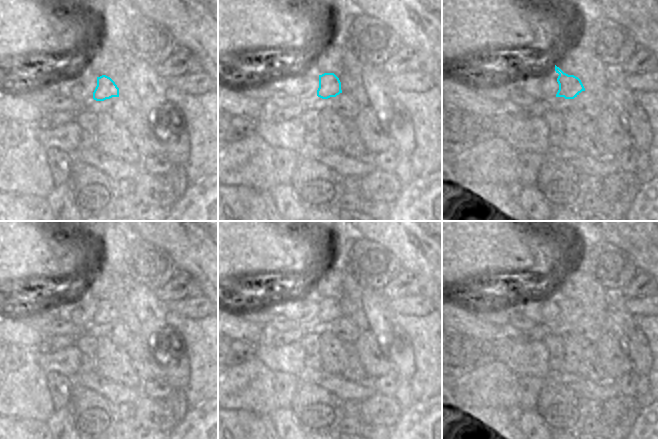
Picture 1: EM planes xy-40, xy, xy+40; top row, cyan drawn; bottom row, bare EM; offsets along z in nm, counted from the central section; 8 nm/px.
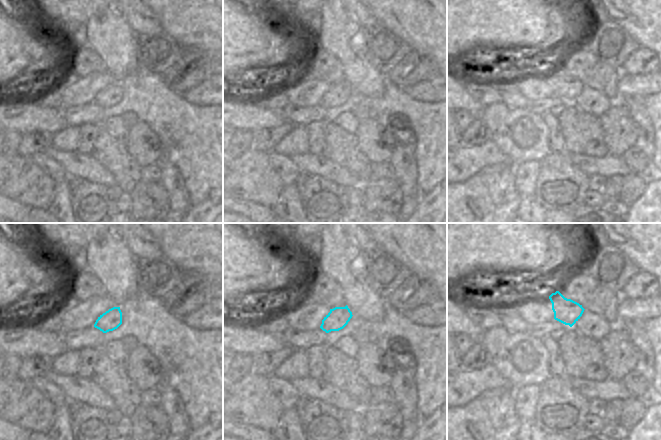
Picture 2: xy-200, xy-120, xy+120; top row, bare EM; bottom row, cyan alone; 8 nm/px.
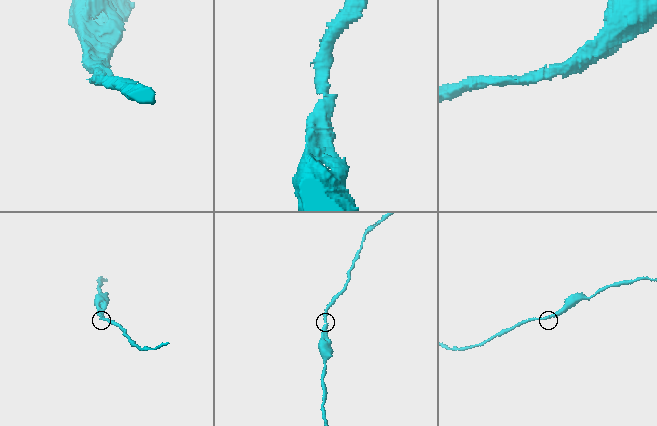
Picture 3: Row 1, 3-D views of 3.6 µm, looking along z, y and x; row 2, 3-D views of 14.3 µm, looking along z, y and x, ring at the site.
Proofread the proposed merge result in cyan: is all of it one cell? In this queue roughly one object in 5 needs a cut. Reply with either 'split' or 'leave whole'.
leave whole

